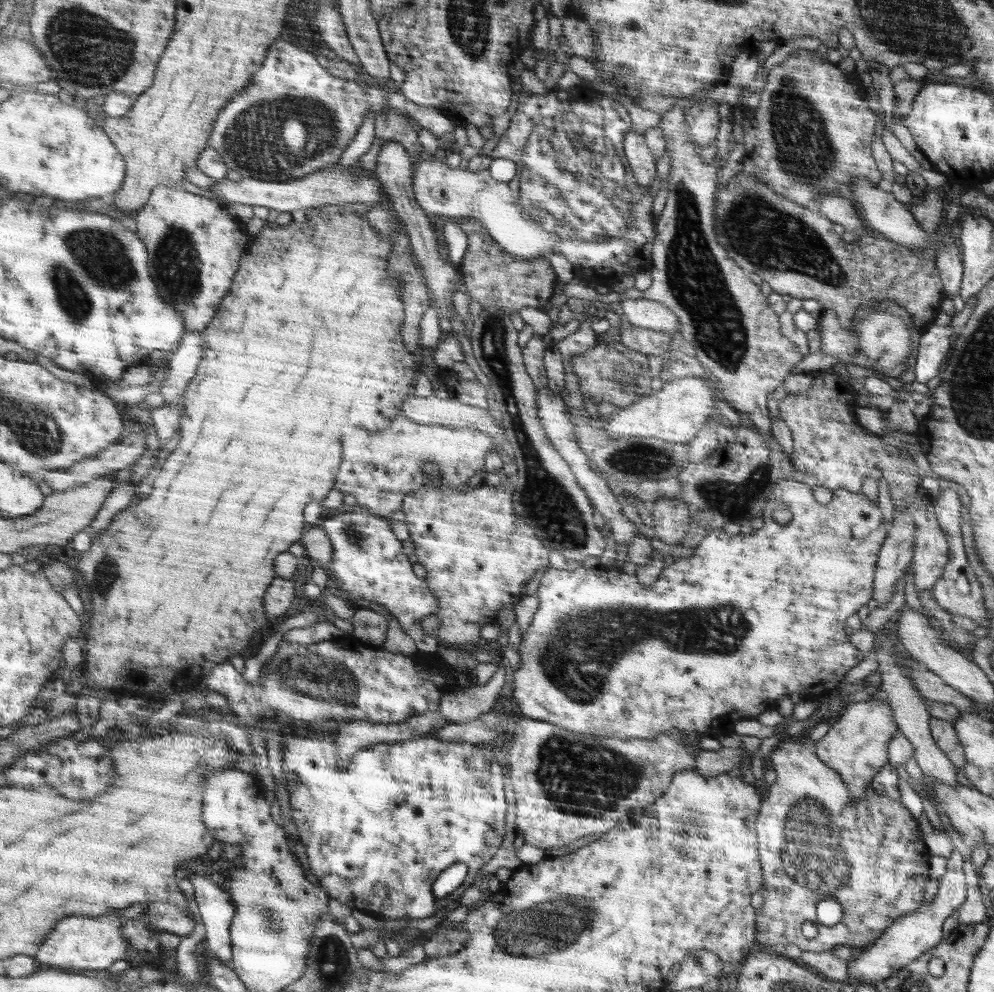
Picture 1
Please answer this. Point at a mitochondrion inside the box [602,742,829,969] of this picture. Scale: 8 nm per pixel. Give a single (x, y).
(681, 845)

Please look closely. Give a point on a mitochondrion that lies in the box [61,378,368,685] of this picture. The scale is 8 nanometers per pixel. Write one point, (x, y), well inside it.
(101, 578)

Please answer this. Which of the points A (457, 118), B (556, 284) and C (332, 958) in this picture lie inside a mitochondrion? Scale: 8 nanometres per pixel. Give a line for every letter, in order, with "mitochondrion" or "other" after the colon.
A: other
B: other
C: mitochondrion

